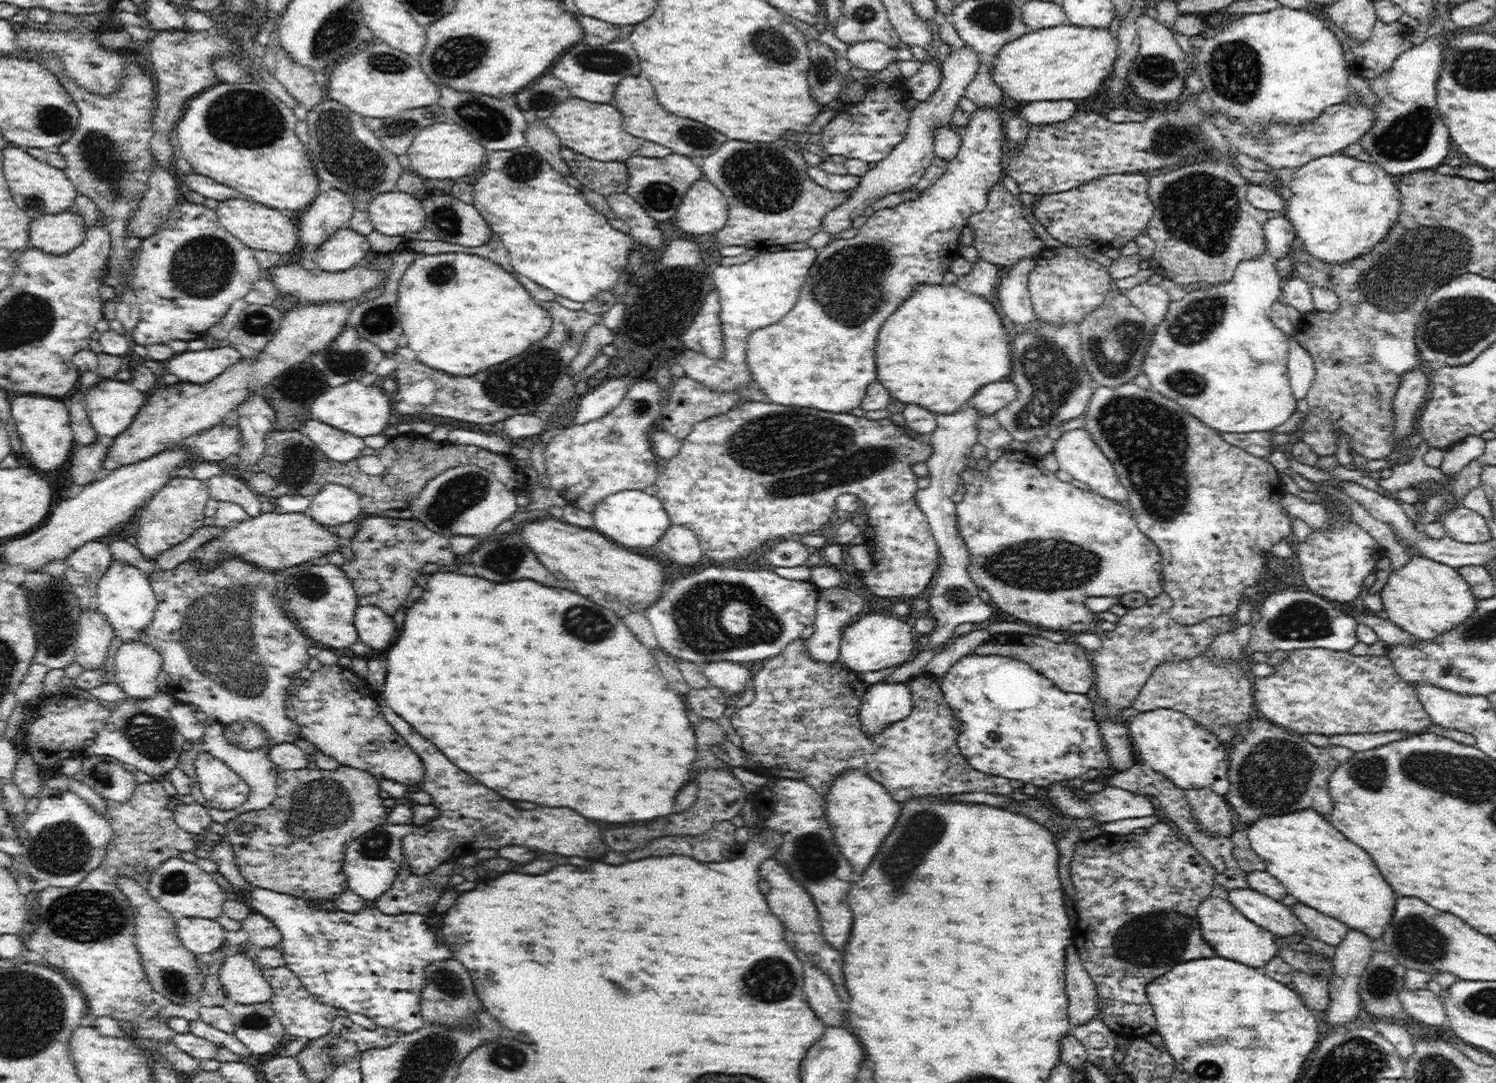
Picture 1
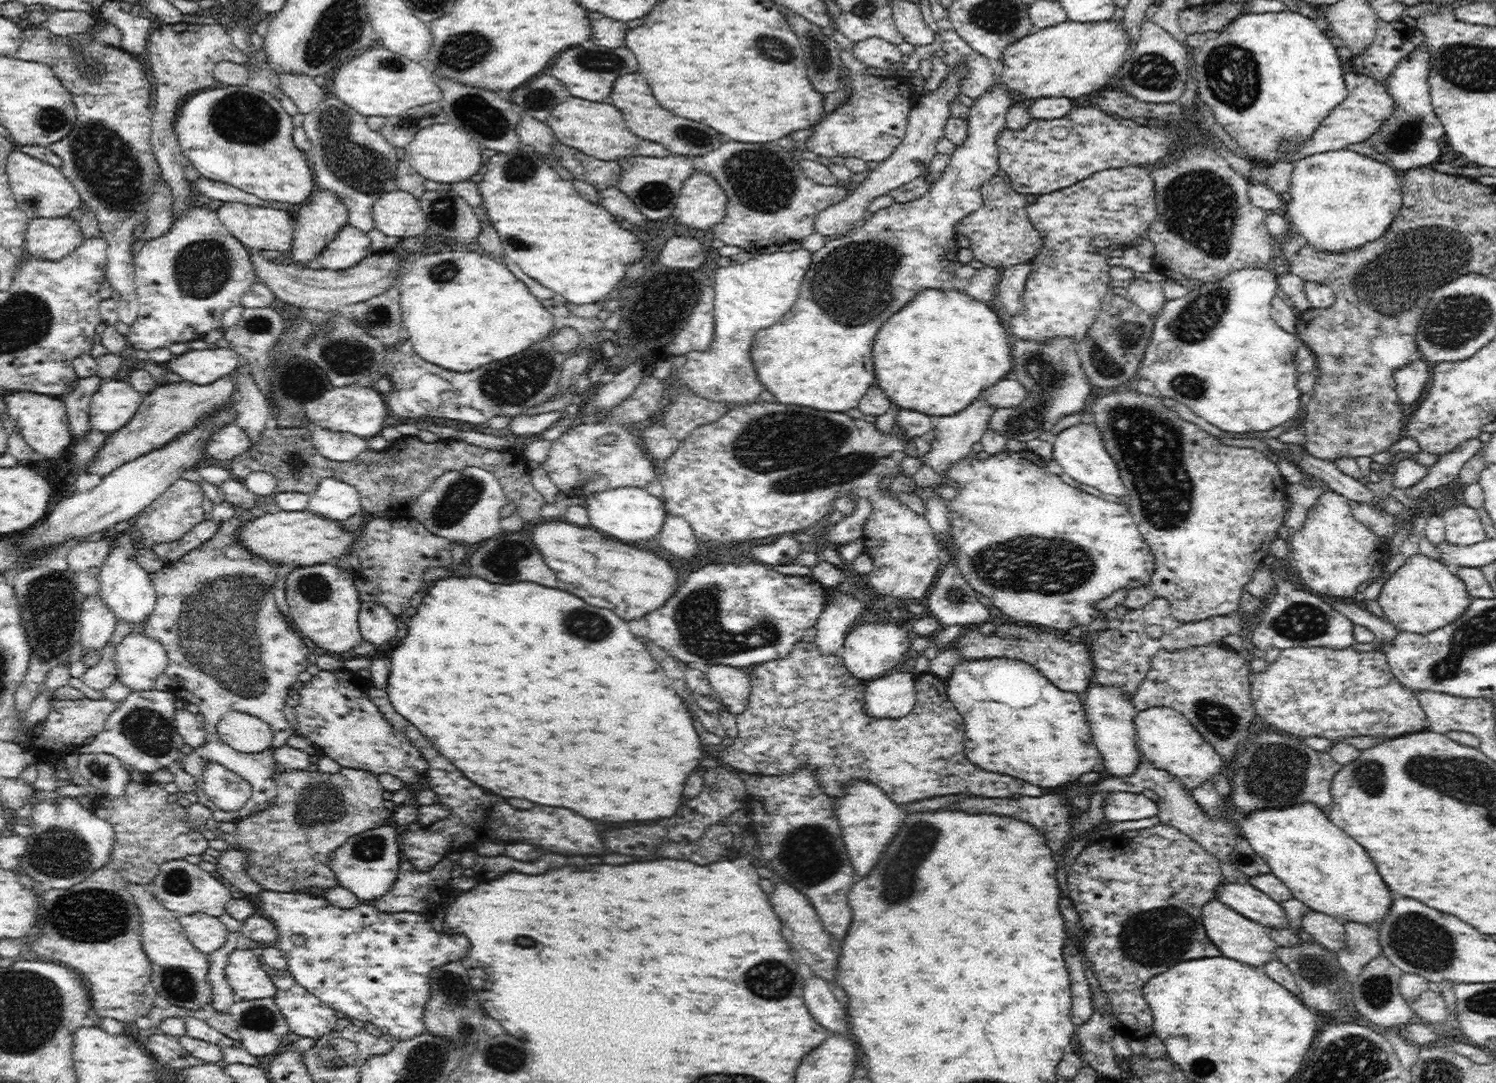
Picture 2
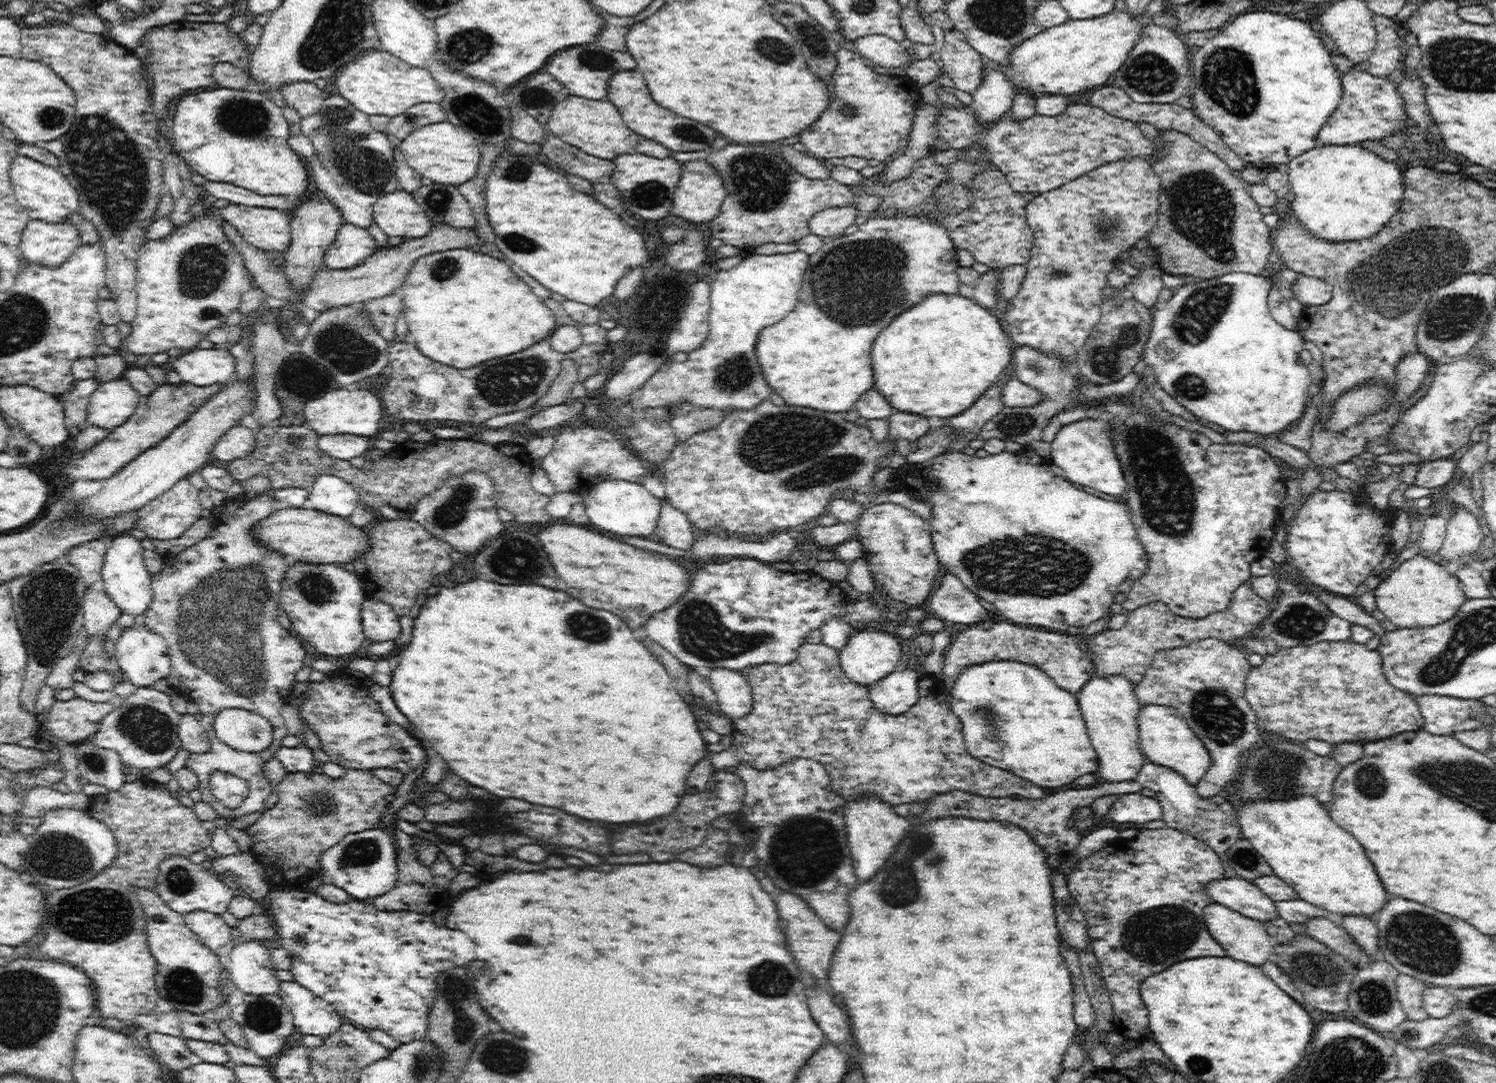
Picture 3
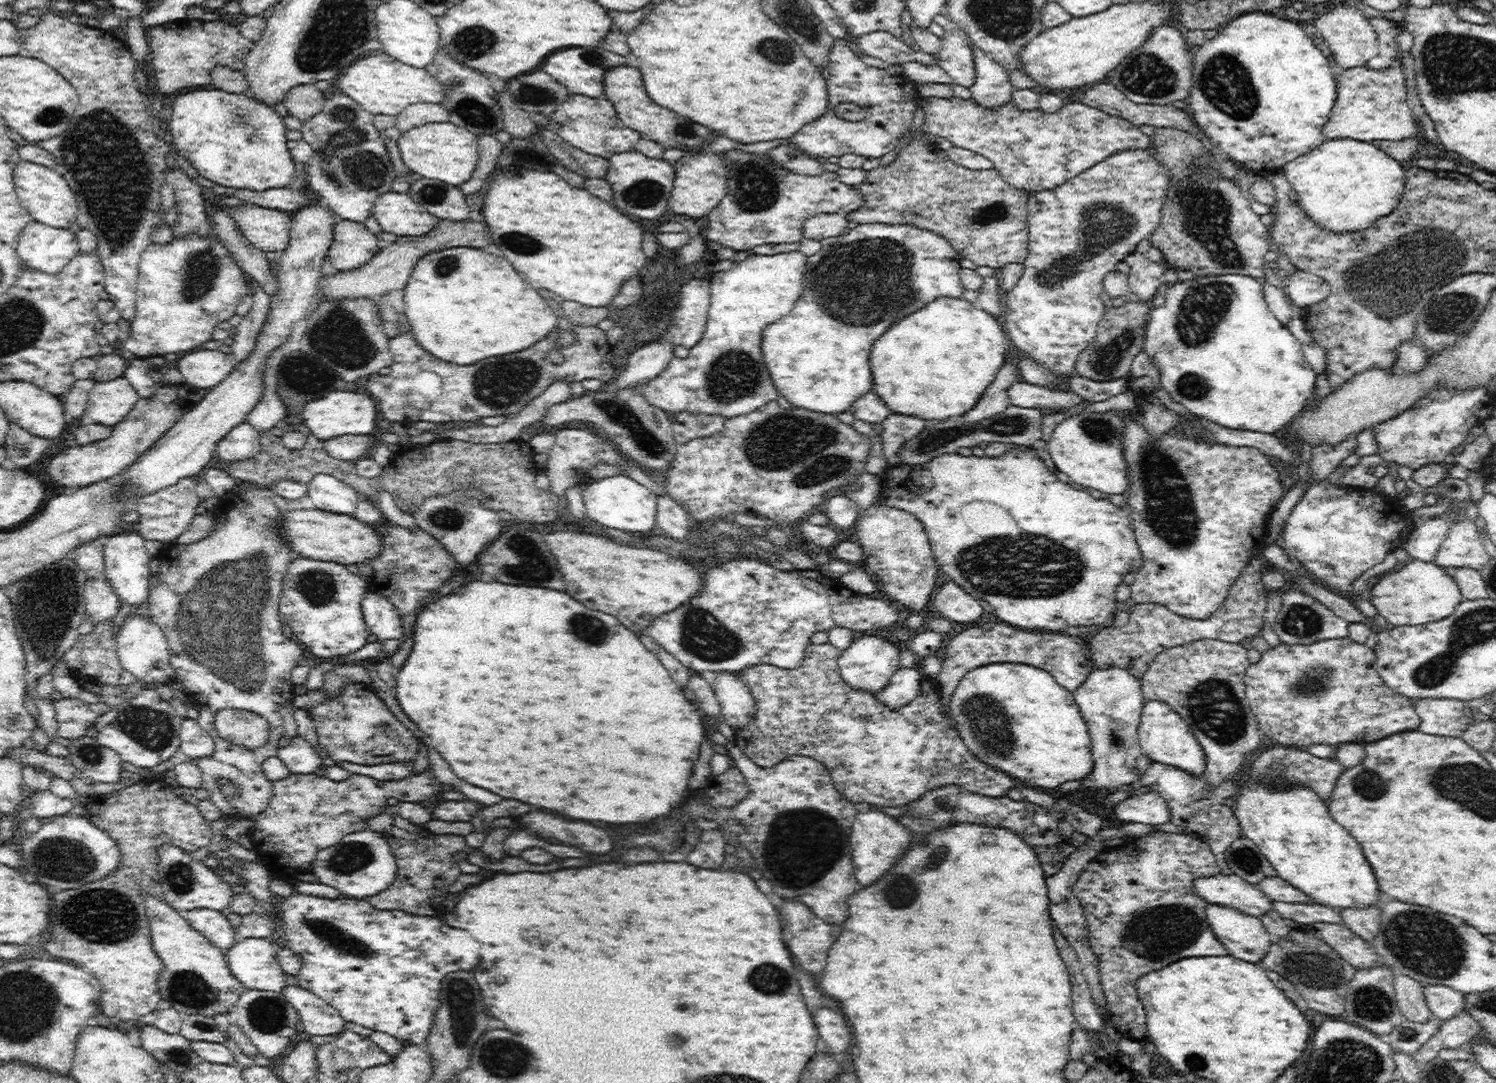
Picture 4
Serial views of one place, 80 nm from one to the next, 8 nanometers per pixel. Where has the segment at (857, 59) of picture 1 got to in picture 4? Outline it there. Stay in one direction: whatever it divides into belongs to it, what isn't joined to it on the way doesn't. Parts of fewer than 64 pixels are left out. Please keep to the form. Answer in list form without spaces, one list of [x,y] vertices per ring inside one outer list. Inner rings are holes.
[[[876,30],[855,39],[856,43],[863,50],[863,54],[868,56],[875,56],[884,60],[886,64],[901,64],[905,62],[920,62],[920,64],[937,65],[938,61],[935,60],[931,54],[923,50],[913,50],[906,46],[906,42],[897,40],[895,37],[884,30]]]

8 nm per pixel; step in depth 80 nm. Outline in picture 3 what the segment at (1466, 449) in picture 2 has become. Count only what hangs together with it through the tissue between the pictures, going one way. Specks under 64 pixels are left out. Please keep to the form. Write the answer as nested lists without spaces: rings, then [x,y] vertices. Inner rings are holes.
[[[1450,457],[1424,461],[1418,464],[1418,474],[1414,483],[1422,488],[1436,488],[1450,482],[1458,473],[1457,463]]]

